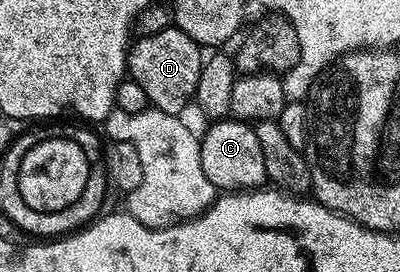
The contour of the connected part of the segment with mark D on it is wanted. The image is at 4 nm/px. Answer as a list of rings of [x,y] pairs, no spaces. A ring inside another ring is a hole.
[[[176,26],[160,33],[143,35],[133,40],[128,52],[128,75],[152,104],[153,110],[181,116],[182,110],[194,99],[194,90],[200,81],[200,69],[204,62],[203,48]]]

